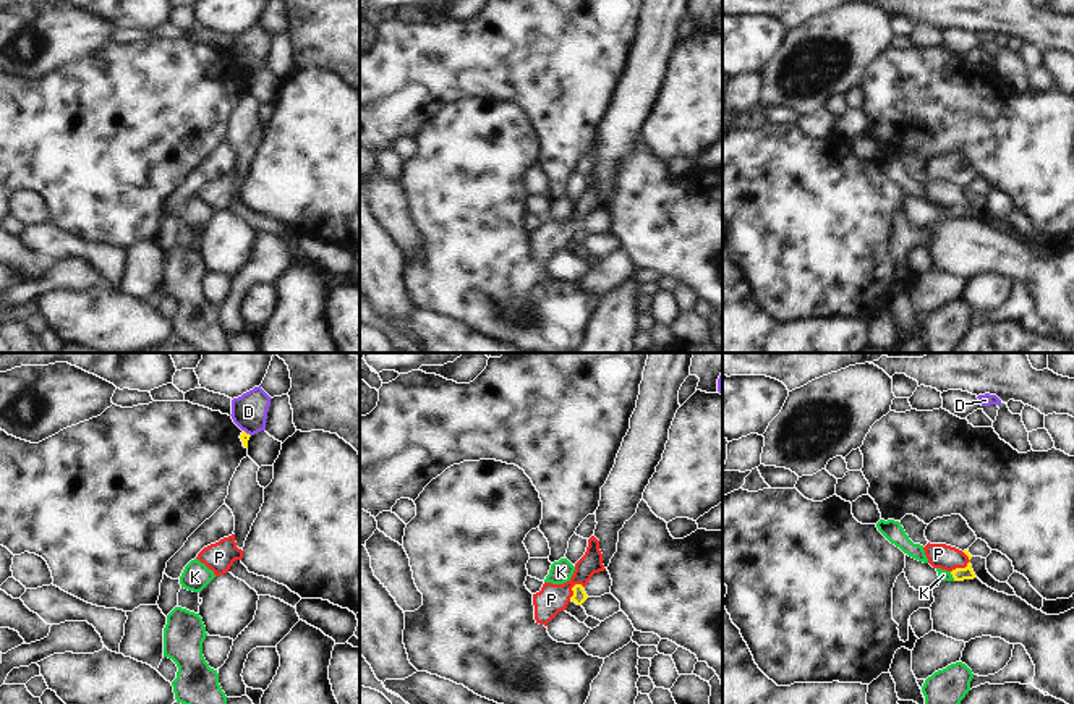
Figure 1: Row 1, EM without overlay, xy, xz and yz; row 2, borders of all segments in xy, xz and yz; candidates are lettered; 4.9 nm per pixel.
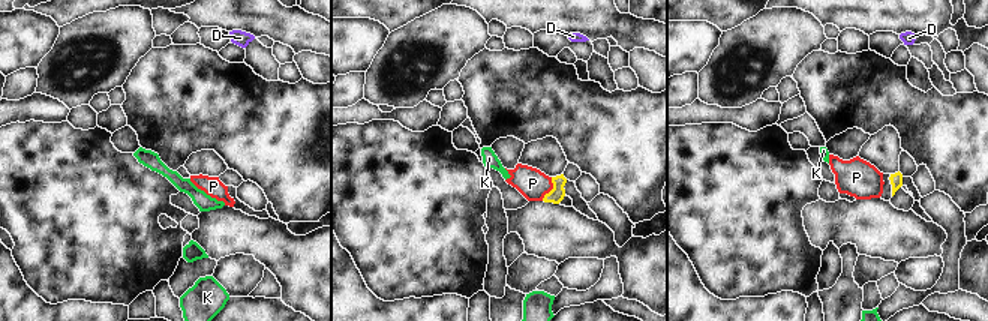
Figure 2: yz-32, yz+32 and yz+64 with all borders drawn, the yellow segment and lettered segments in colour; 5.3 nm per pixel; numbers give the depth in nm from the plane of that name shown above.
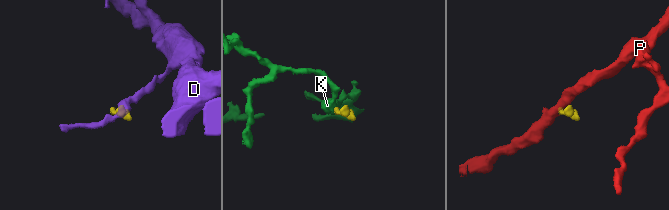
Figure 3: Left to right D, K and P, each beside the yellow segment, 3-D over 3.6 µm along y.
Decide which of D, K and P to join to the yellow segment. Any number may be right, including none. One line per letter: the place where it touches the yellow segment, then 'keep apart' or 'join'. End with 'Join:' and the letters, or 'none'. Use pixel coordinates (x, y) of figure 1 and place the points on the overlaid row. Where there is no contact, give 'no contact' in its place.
D: xy (245, 432) | keep apart
K: yz (953, 576) | join
P: yz (966, 567) | keep apart
Join: K

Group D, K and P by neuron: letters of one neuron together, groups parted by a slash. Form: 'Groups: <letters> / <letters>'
Groups: D / K / P.

